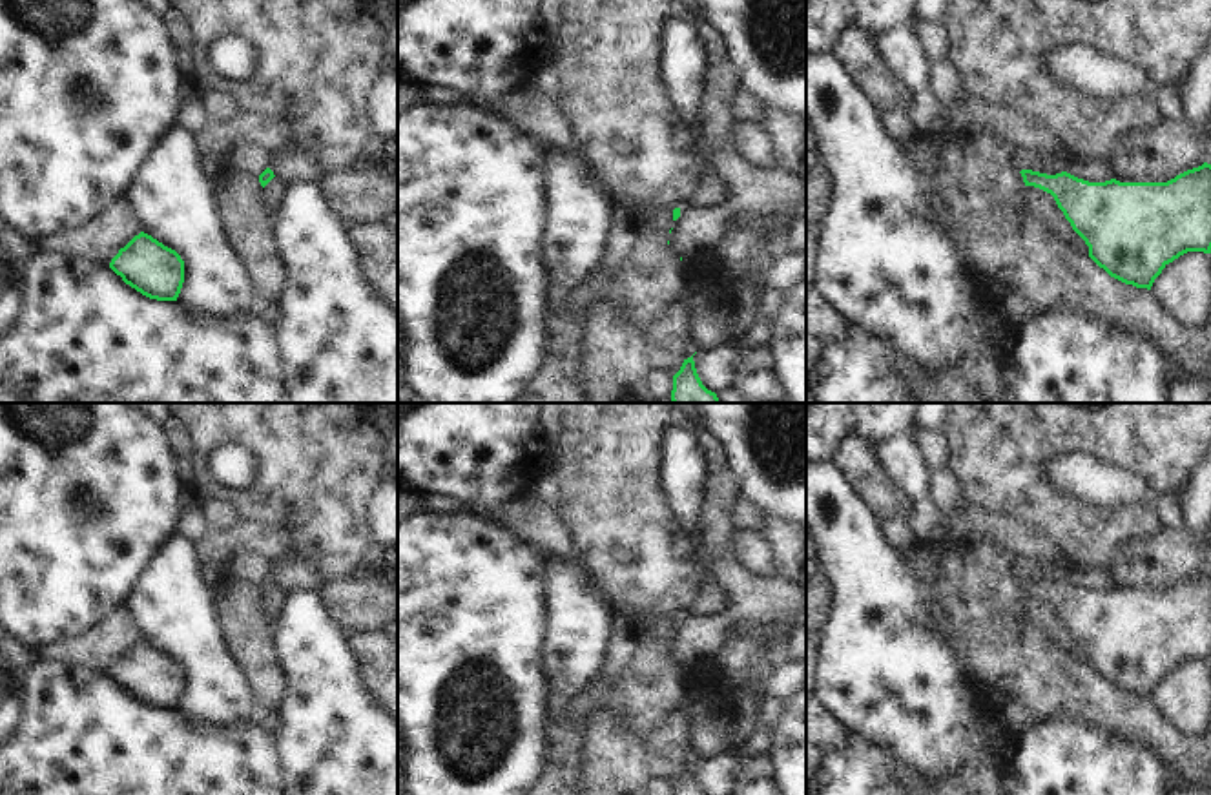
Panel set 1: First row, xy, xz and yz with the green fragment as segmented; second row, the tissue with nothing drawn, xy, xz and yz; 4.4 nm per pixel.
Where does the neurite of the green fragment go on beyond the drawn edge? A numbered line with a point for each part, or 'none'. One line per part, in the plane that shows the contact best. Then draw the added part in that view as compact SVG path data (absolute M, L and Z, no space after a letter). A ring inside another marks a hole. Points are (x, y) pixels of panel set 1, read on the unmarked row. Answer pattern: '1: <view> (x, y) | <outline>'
none

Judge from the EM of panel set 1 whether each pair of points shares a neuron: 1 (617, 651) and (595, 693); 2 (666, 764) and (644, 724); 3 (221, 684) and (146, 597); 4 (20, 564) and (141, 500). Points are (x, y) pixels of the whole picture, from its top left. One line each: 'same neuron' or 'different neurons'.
1: same neuron
2: different neurons
3: same neuron
4: same neuron

